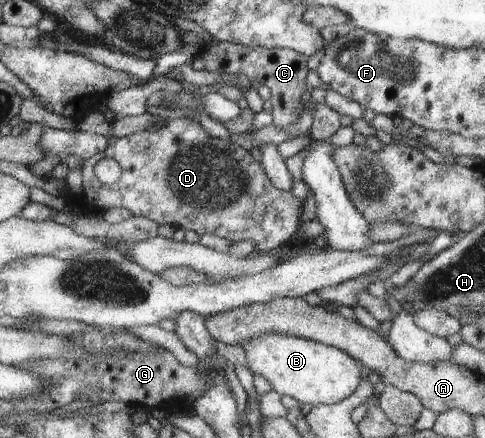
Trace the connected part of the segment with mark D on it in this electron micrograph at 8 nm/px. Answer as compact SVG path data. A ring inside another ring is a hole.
M181 117L175 120L169 120L164 125L161 125L158 129L153 131L139 131L135 132L135 134L131 134L131 136L125 136L123 138L114 138L113 136L110 136L108 138L107 147L101 153L95 154L88 160L82 162L80 172L82 175L81 193L73 193L72 195L69 193L68 186L66 184L65 188L67 188L67 190L60 194L60 196L65 199L67 207L71 210L73 210L76 206L82 209L82 211L91 212L105 212L114 207L123 208L131 215L147 218L148 220L155 222L158 226L173 225L178 228L184 228L185 231L192 230L197 234L197 236L201 236L203 234L212 235L218 238L223 238L229 243L235 243L236 241L243 240L251 241L255 251L258 253L271 252L272 250L281 247L284 243L287 243L287 240L291 238L291 235L295 232L295 230L297 230L300 224L299 218L303 207L303 200L301 201L299 198L295 198L295 196L293 196L293 194L289 191L275 189L275 186L270 184L270 181L265 175L261 164L258 162L257 155L254 152L243 150L238 143L211 138L211 136L205 132L196 120L190 118ZM103 158L111 158L117 162L119 167L121 167L121 174L119 174L119 178L117 178L117 182L113 182L113 184L102 184L92 172L93 164L99 162L99 160Z

